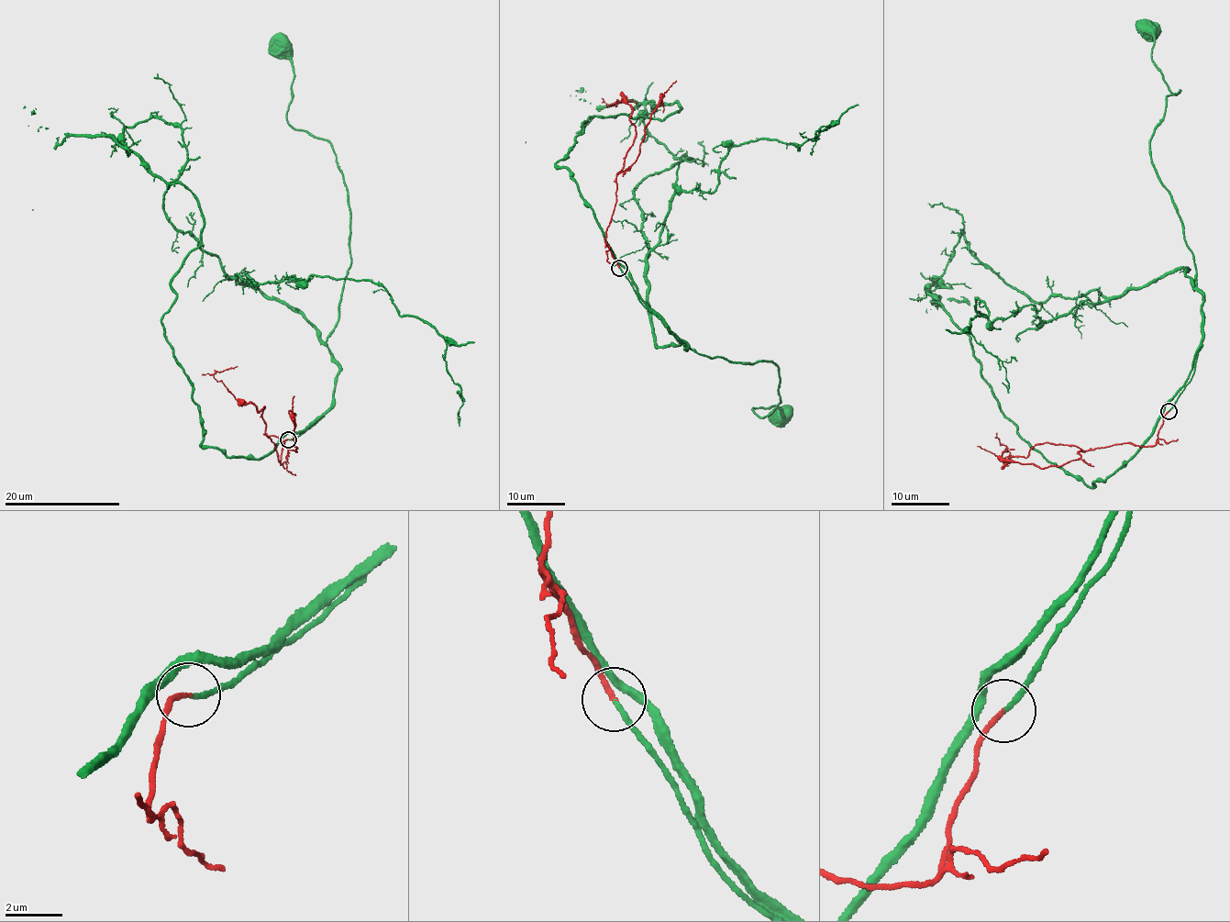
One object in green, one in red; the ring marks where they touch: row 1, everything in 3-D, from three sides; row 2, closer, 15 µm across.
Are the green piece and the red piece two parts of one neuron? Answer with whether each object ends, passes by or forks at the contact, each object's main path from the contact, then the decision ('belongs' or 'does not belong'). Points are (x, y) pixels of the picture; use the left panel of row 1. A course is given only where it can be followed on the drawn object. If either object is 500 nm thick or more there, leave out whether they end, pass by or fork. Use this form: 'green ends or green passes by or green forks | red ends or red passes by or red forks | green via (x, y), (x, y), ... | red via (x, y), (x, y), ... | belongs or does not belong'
green ends | red ends | green via (288, 438), (334, 400), (338, 362), (326, 338), (351, 218), (332, 144), (287, 122), (292, 49), (280, 45) | red via (288, 438), (281, 464), (264, 432), (264, 406), (257, 412), (214, 376), (238, 366) | belongs

